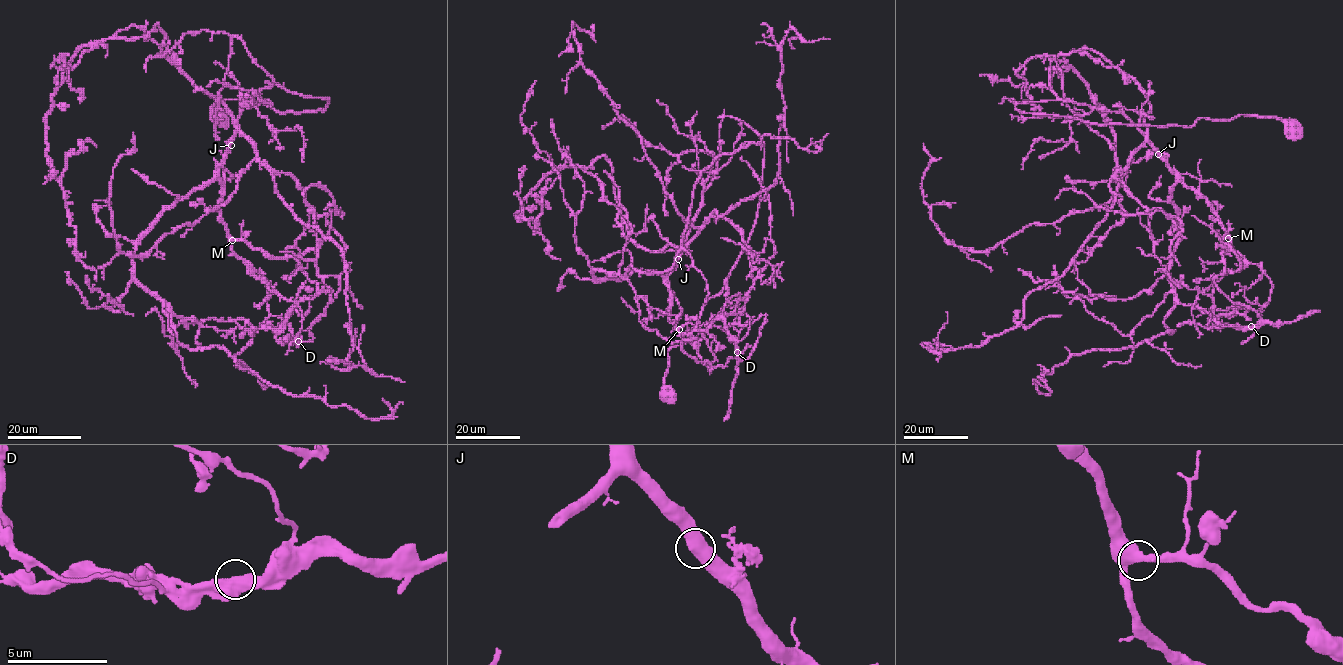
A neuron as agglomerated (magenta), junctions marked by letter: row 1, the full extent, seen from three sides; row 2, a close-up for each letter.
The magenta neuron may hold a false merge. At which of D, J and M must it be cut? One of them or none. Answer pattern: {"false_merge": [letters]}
{"false_merge": ["D"]}

